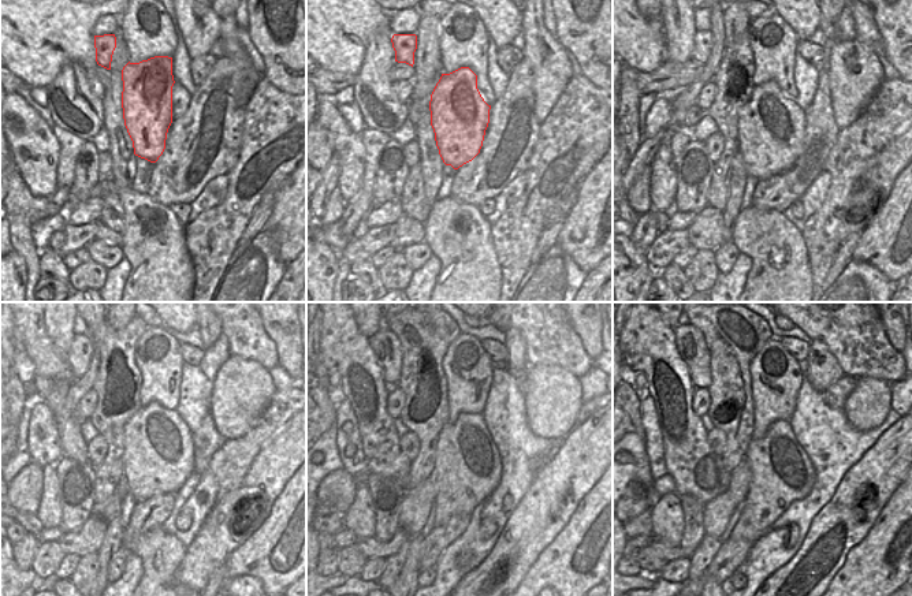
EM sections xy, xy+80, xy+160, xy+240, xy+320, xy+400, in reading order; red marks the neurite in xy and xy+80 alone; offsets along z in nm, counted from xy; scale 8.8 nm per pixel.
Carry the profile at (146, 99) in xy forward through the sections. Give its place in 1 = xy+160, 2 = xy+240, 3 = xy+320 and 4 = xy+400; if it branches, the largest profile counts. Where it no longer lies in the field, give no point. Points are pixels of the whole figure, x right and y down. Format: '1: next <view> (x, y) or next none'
1: next xy+160 (770, 127)
2: next xy+240 (159, 454)
3: next xy+320 (468, 468)
4: next xy+400 (781, 470)

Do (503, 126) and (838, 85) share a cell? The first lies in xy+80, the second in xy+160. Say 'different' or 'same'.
different

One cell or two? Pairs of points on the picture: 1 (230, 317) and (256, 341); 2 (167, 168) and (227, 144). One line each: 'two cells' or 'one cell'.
1: one cell
2: one cell

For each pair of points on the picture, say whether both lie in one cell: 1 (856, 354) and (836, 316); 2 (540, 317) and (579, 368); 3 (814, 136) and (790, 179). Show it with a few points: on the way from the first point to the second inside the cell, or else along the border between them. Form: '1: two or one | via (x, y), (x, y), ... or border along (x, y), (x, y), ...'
1: one | via (856, 345), (855, 335), (845, 326)
2: one | via (546, 330), (570, 356)
3: one | via (814, 146), (812, 157), (801, 168)

